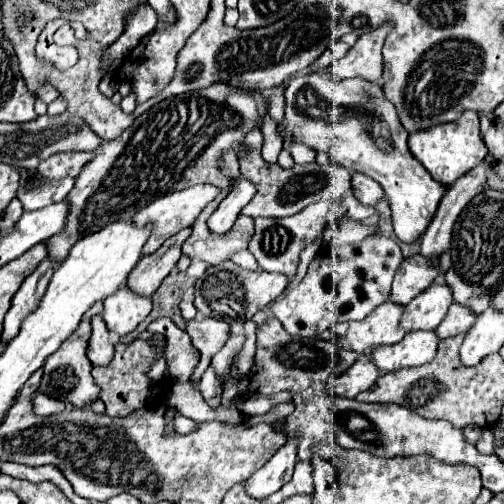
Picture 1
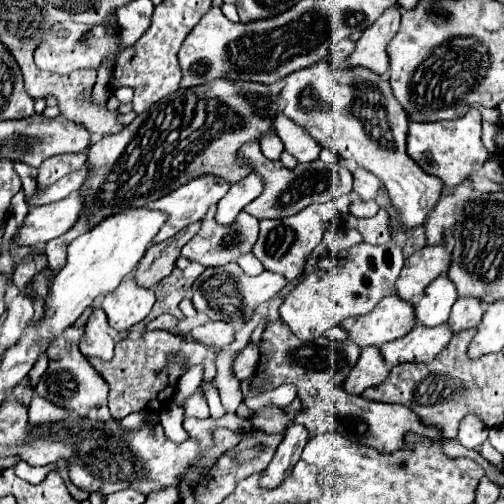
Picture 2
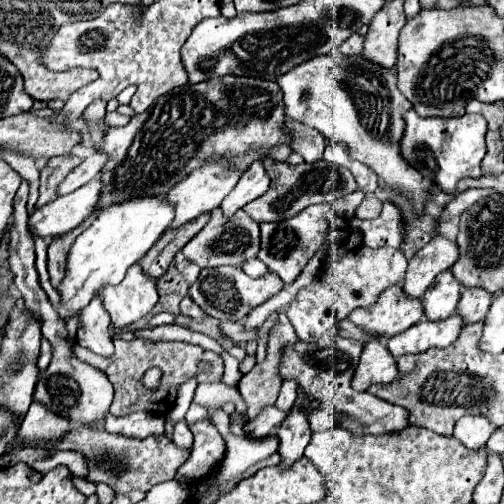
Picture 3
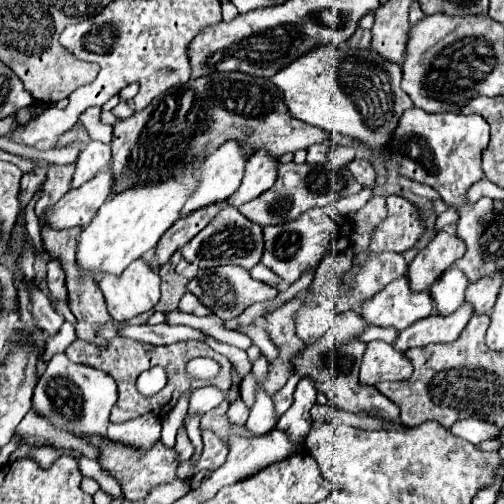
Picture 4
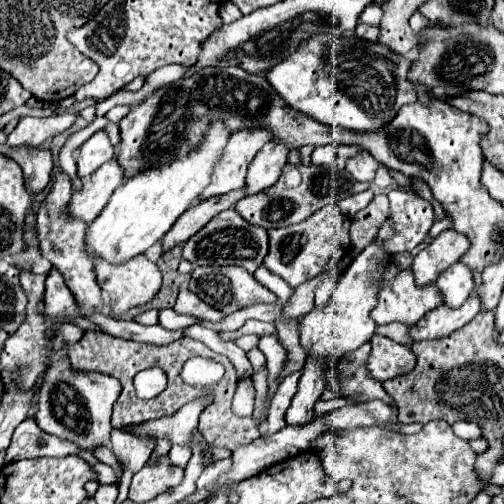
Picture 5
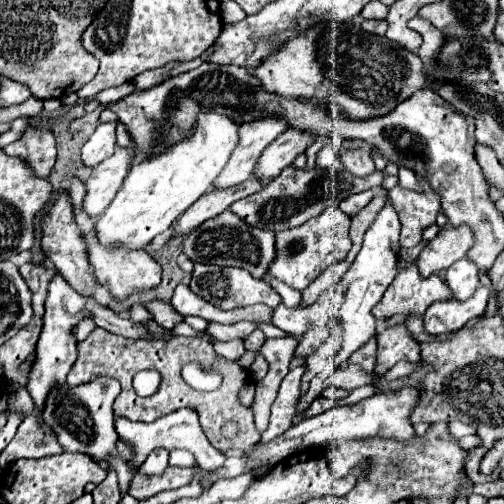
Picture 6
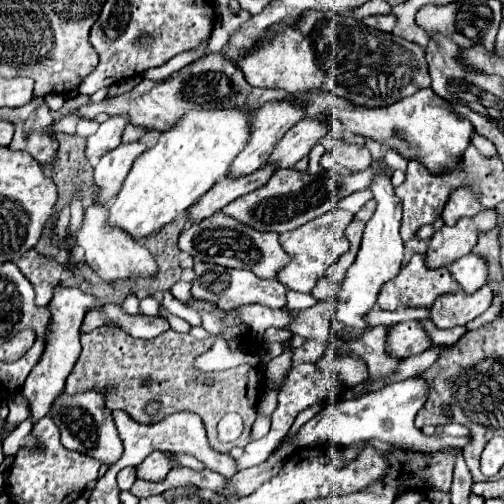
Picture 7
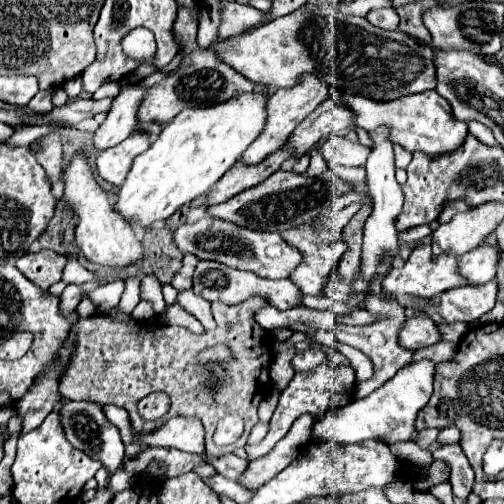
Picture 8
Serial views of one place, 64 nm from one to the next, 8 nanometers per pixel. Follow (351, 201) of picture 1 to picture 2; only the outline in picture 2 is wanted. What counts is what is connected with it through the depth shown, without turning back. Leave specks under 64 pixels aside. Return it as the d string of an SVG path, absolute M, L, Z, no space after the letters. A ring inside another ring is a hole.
M352 200L352 206L350 206L350 212L358 218L370 218L370 216L376 216L376 212L380 210L380 206L374 202L374 200Z

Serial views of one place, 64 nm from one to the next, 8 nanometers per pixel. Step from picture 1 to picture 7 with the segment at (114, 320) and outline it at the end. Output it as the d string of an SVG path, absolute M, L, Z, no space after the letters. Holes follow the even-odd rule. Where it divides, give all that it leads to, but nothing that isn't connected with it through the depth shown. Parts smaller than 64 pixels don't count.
M92 200L90 204L84 206L84 226L78 230L78 246L84 252L84 260L90 268L98 272L102 280L120 280L120 278L130 278L130 276L150 276L156 274L156 262L152 254L146 250L142 242L136 242L128 232L122 228L116 228L108 222L108 204L98 204Z

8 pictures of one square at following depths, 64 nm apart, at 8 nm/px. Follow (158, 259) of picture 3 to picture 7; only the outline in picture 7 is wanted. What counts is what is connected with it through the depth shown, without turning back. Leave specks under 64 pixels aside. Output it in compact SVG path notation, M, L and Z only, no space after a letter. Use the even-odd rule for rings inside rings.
M264 164L262 168L258 168L256 172L248 174L248 176L238 176L238 178L222 178L220 184L212 186L208 194L204 194L192 208L188 218L192 222L204 220L206 216L212 216L214 212L218 212L220 208L224 208L226 204L230 204L232 200L264 186L268 182L268 178L276 172L276 164Z

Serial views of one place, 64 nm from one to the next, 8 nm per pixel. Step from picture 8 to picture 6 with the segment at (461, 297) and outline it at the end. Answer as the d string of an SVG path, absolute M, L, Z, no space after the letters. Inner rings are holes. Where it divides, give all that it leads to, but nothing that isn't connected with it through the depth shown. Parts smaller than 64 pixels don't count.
M480 286L476 294L464 302L460 300L440 300L428 308L424 314L424 326L430 334L444 334L464 328L464 324L476 316L482 316L488 304L488 288Z

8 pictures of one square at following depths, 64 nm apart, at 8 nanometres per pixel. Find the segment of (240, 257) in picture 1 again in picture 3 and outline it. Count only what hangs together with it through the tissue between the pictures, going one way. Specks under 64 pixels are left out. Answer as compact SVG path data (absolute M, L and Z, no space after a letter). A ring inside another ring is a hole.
M256 258L256 260L250 260L248 264L244 264L242 270L244 270L248 276L254 276L254 278L260 278L260 276L268 274L268 268L266 268L258 258Z

